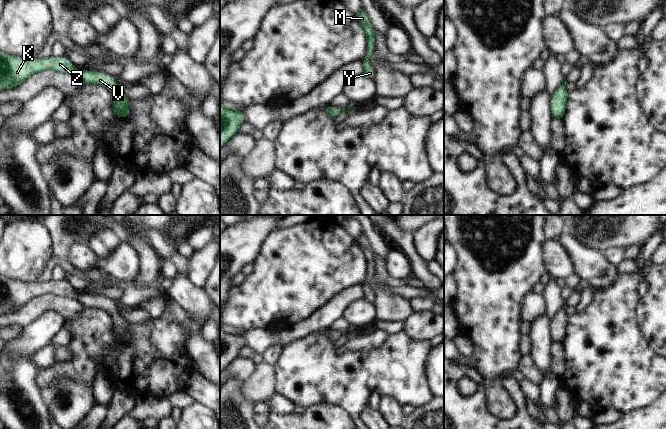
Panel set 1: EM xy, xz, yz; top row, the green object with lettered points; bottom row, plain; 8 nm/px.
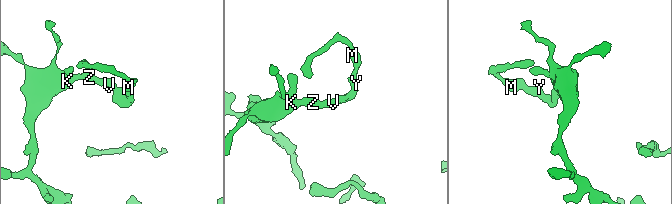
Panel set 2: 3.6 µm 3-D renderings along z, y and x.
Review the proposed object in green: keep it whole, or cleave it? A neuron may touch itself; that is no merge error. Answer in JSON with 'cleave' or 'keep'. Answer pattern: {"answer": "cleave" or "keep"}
{"answer": "keep"}

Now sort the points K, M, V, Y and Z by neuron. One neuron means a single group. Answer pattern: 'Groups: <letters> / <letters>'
Groups: K M V Y Z

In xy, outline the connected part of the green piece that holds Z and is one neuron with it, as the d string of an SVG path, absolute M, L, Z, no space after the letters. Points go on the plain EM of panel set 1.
M0 275L0 314L14 312L40 295L65 297L80 302L84 308L103 310L110 316L112 336L118 342L129 341L131 324L121 315L112 300L100 295L77 294L65 280L50 279L46 283L27 283Z

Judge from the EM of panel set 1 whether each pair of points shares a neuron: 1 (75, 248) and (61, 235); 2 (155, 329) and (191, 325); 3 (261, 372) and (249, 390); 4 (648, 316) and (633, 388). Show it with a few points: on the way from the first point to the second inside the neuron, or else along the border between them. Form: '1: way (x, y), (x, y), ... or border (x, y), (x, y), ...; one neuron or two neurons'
1: border (84, 243), (73, 242), (62, 260); two neurons
2: way (164, 329), (168, 329), (172, 325), (182, 325); one neuron
3: way (261, 376), (253, 386); one neuron
4: border (636, 314), (640, 331), (655, 352); two neurons

